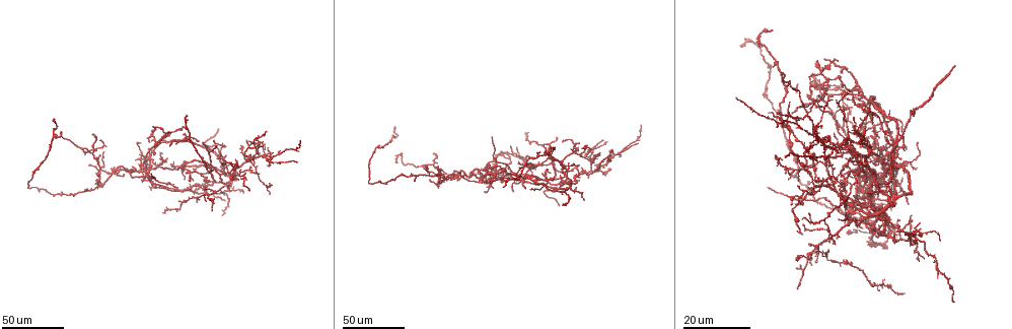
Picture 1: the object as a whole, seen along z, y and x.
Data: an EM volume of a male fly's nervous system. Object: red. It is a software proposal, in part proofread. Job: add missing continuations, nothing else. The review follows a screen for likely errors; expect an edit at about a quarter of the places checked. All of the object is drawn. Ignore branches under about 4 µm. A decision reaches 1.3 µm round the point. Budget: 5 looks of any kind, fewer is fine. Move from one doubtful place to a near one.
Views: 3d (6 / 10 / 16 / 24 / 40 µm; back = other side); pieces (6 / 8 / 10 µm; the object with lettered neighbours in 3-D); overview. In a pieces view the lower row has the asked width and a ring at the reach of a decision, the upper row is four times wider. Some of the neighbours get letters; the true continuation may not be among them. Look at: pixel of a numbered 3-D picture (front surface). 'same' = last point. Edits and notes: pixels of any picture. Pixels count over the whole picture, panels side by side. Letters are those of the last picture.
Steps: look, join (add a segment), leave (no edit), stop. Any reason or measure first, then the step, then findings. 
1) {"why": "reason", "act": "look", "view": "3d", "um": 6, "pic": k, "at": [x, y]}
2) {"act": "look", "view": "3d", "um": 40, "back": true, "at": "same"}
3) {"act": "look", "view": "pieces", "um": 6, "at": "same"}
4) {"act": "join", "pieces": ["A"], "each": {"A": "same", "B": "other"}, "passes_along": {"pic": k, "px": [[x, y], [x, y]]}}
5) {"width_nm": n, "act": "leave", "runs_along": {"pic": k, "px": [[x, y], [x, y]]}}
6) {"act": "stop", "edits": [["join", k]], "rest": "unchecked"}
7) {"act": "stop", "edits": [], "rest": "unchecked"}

{"why": "branch stops here", "act": "look", "view": "3d", "um": 24, "pic": 1, "at": [98, 156]}

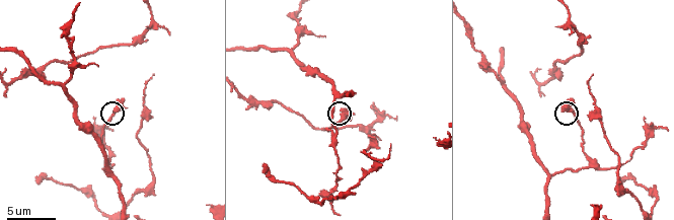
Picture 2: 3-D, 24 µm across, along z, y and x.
{"why": "zoom in", "act": "look", "view": "3d", "um": 6, "pic": 2, "at": [124, 100]}

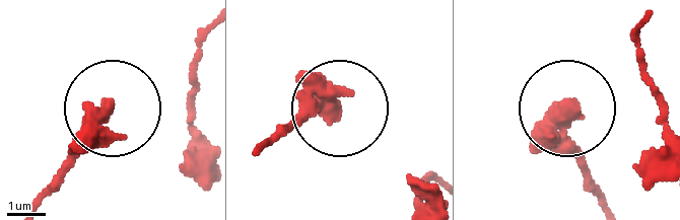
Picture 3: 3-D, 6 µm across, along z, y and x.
{"act": "look", "view": "pieces", "um": 6, "pic": 3, "at": [334, 111]}

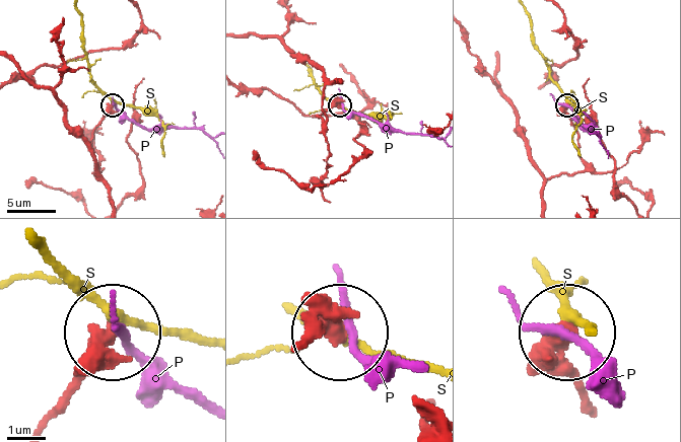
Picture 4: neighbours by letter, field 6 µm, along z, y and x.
{"act": "leave", "each": {"P": "other", "S": "other"}, "runs_along": {"pic": 4, "px": [[39, 424], [107, 330]]}, "found": "none of them fits"}

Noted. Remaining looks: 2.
{"why": "tapers out", "act": "look", "view": "pieces", "um": 10, "pic": 2, "at": [543, 94]}

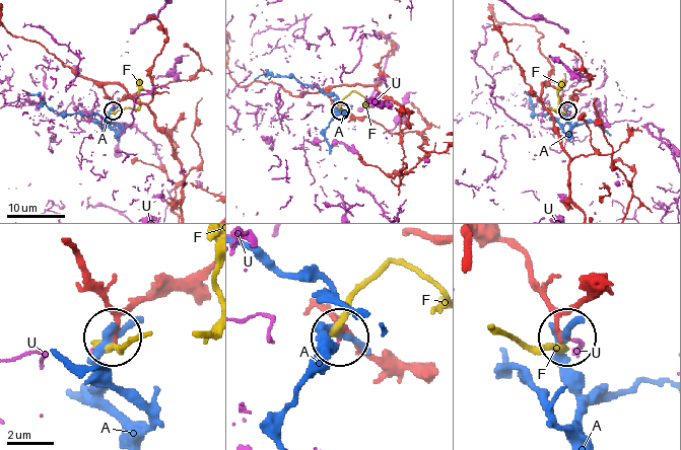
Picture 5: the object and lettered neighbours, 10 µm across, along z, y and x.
{"act": "leave", "each": {"A": "other", "F": "other", "U": "other"}, "runs_along": {"pic": 5, "px": [[155, 118], [119, 84], [104, 84], [112, 109]]}, "found": "no lettered segment goes on from it"}

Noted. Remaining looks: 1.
{"why": "free end", "act": "look", "view": "pieces", "um": 6, "pic": 2, "at": [266, 163]}

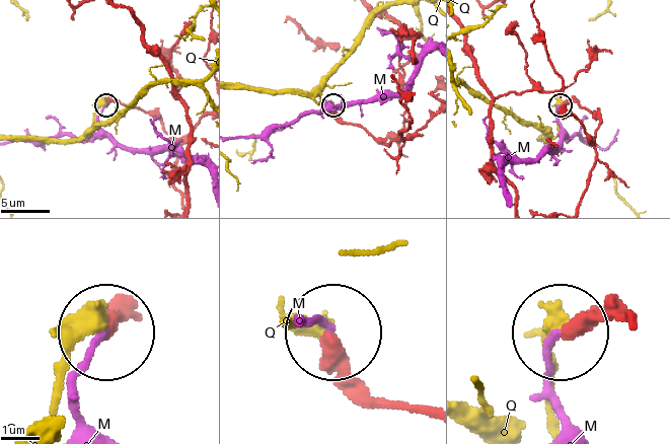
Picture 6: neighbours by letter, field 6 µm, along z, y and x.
{"width_nm": 400, "act": "leave", "each": {"M": "other", "Q": "other"}, "runs_along": {"pic": 6, "px": [[424, 413], [366, 390], [337, 336]]}, "found": "none of them fits"}

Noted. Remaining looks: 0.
{"act": "stop", "edits": [], "rest": "unchecked"}

